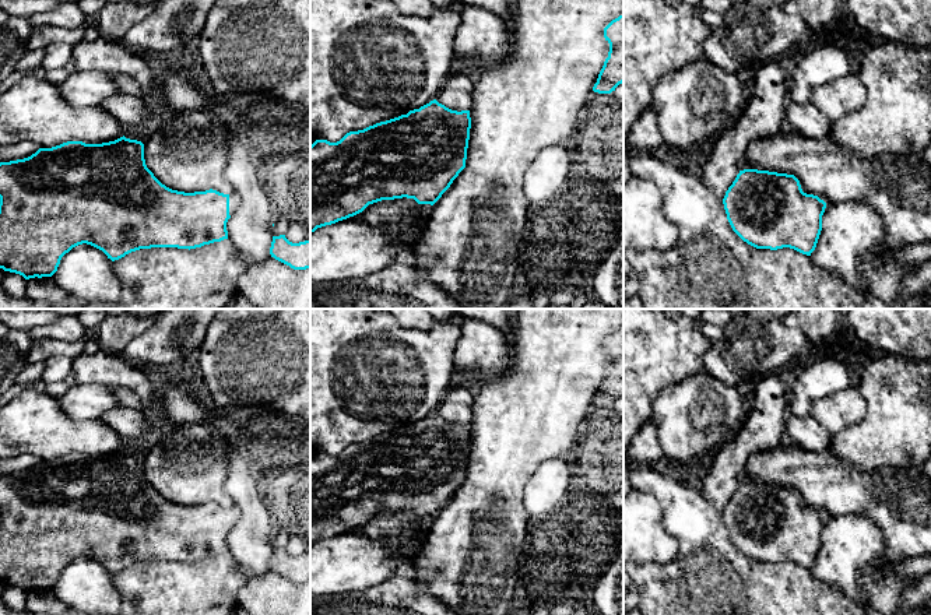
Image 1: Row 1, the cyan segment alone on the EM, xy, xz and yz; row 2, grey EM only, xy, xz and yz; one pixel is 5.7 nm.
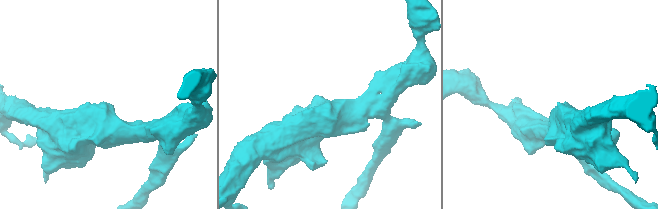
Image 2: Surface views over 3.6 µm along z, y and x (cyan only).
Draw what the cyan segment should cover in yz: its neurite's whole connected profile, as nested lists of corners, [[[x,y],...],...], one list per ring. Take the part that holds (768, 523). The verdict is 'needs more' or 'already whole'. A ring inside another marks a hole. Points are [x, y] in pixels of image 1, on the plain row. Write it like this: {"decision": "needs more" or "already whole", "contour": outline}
{"decision": "already whole", "contour": [[[758,482],[739,484],[723,512],[727,533],[732,544],[756,562],[794,562],[811,569],[815,563],[826,516],[818,509],[802,505],[794,488]]]}

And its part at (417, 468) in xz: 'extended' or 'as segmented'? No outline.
as segmented

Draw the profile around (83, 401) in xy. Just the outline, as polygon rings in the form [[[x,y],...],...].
[[[96,383],[75,384],[59,397],[62,410],[73,419],[92,421],[119,405],[117,398],[106,386]]]

